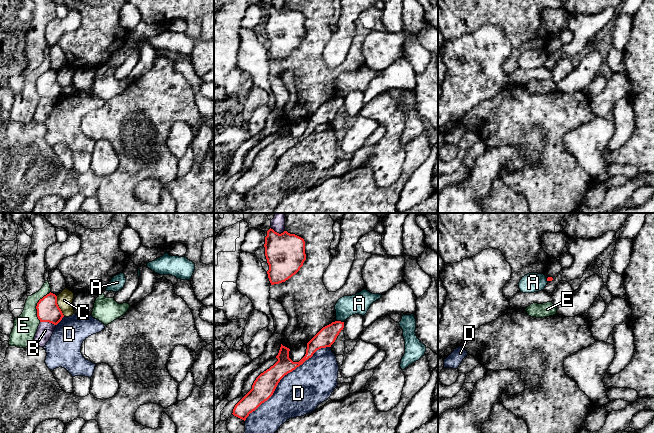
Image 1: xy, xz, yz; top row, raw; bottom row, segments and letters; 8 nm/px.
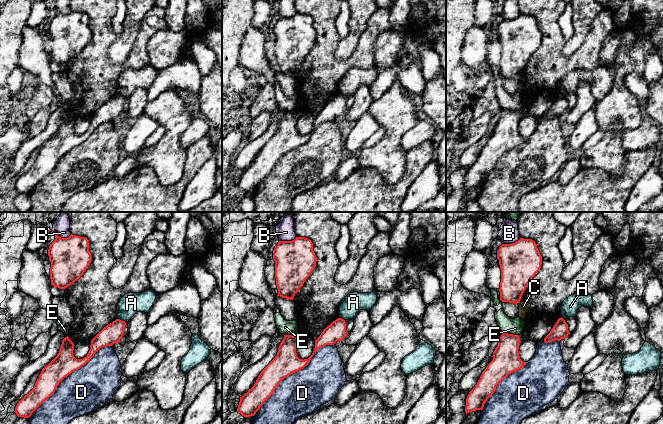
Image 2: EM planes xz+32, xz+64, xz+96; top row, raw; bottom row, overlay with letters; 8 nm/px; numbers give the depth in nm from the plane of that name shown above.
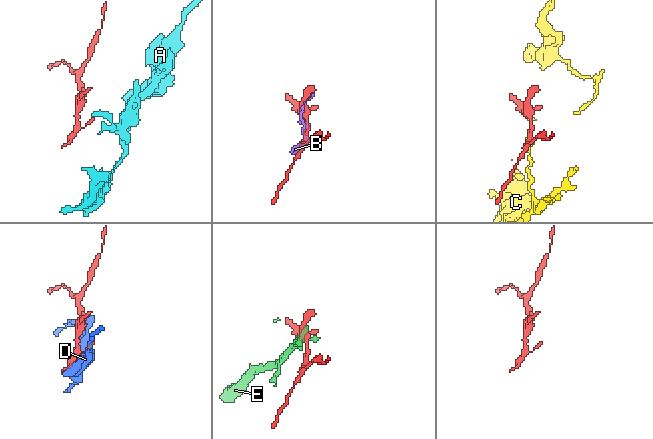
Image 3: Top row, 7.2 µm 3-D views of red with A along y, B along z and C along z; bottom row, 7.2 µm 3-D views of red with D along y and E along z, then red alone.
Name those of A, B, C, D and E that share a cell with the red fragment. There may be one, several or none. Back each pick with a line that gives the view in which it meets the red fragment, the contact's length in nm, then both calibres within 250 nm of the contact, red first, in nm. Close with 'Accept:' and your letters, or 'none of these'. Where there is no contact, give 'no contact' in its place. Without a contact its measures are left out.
Accept: none of these

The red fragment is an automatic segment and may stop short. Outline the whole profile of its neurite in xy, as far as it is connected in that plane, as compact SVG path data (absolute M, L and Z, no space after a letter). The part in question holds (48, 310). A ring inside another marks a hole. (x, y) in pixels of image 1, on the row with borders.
M51 292L39 300L36 309L40 322L49 322L57 325L64 317L57 304L57 296Z

